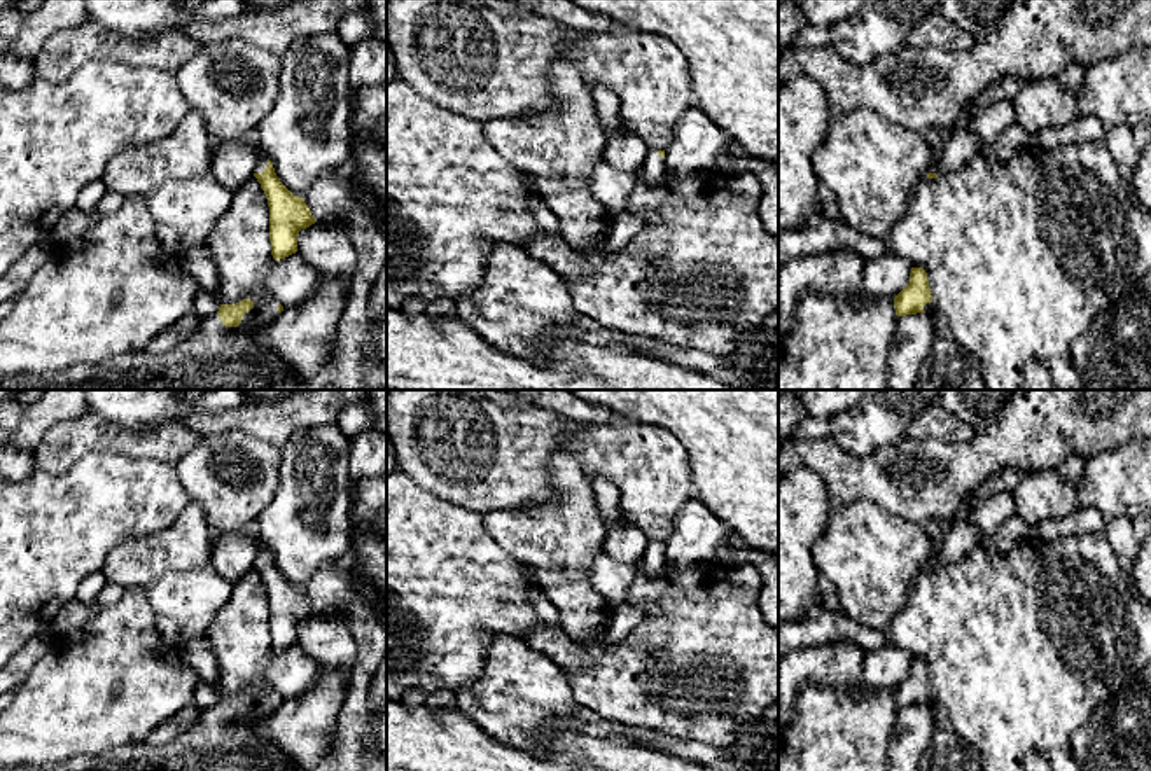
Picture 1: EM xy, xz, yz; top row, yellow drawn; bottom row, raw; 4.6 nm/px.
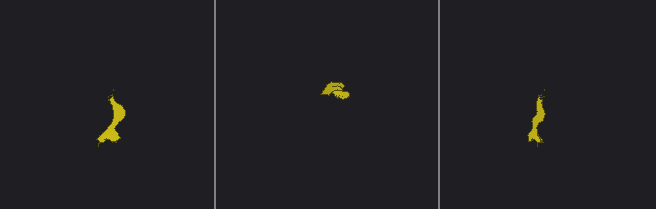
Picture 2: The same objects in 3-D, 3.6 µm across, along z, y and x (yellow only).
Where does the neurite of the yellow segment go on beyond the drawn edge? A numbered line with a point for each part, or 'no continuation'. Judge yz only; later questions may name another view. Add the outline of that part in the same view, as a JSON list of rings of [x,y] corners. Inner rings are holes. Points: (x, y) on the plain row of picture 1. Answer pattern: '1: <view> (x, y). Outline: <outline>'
1: yz (962, 535). Outline: [[[966,493],[962,498],[957,514],[952,519],[952,528],[945,538],[945,544],[939,552],[936,552],[929,565],[936,565],[938,570],[945,568],[946,565],[957,563],[966,558],[966,554],[980,544],[980,533],[971,523],[973,511],[964,509],[973,502],[973,493]]]
2: yz (947, 752). Outline: [[[927,694],[924,703],[934,717],[934,738],[920,759],[918,771],[981,771],[978,752],[959,738],[934,694]]]

